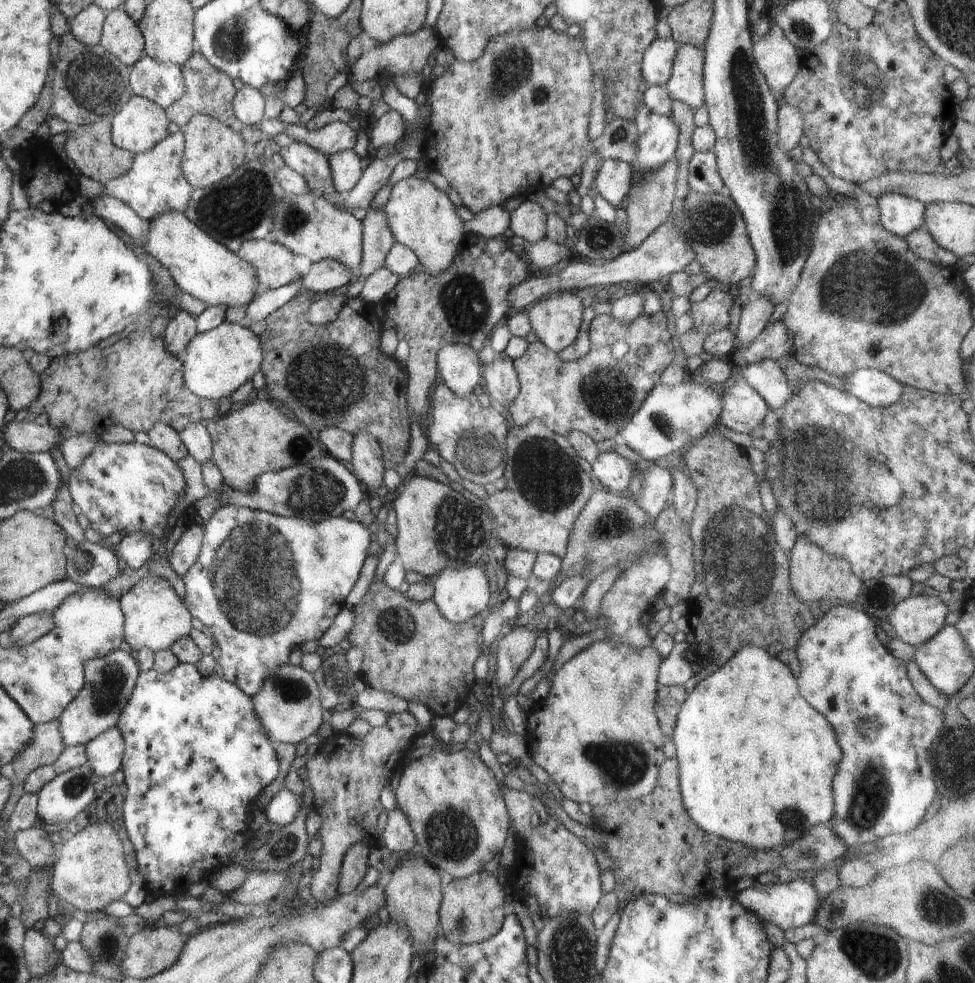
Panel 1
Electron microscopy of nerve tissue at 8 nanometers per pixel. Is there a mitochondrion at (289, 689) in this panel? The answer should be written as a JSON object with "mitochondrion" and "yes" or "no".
{"mitochondrion":"yes"}

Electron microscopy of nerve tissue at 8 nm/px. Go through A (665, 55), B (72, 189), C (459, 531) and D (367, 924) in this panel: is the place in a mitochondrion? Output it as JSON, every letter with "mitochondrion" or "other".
{"A":"other","B":"other","C":"mitochondrion","D":"other"}

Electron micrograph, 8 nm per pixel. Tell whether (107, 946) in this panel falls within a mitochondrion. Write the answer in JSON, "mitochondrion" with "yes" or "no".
{"mitochondrion":"yes"}

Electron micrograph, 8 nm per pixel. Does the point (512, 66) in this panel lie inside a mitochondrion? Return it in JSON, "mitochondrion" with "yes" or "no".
{"mitochondrion":"yes"}

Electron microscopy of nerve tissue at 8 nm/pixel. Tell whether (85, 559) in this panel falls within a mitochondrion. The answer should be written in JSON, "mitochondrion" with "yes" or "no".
{"mitochondrion":"yes"}

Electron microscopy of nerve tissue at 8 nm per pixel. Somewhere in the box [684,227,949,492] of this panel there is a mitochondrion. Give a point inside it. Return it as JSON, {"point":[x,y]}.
{"point":[887,273]}

